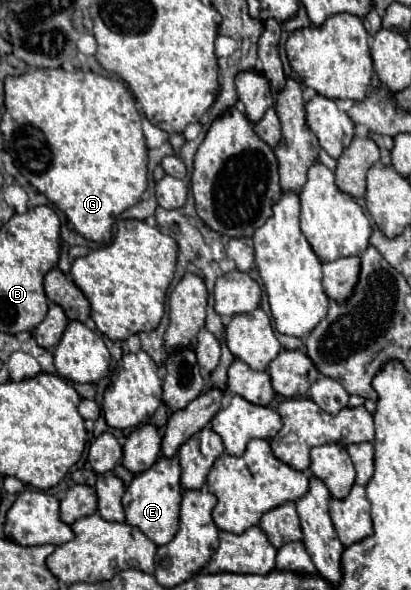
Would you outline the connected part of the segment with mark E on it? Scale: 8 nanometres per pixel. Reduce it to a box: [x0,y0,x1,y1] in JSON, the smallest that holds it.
[123,457,183,547]

